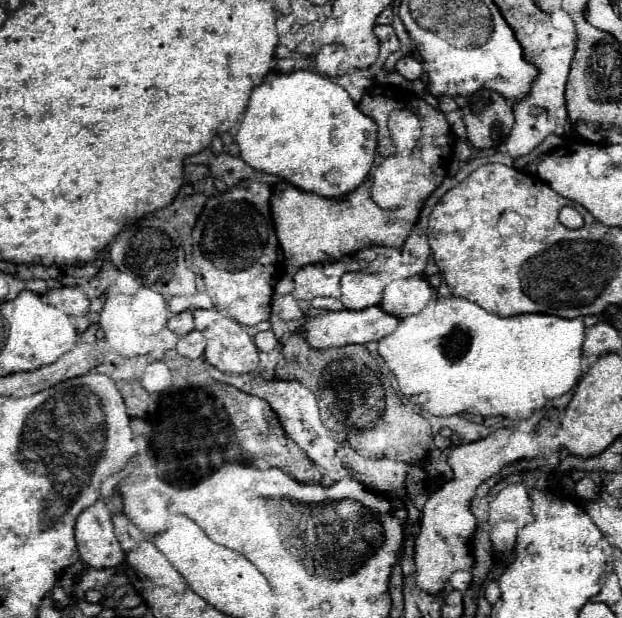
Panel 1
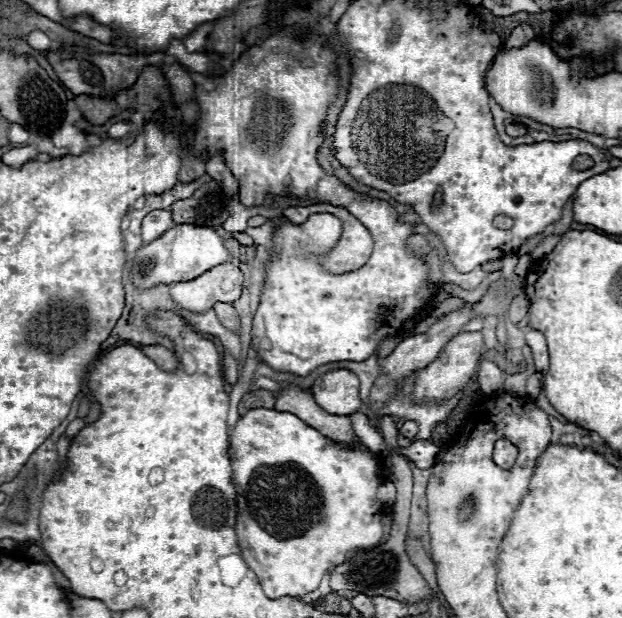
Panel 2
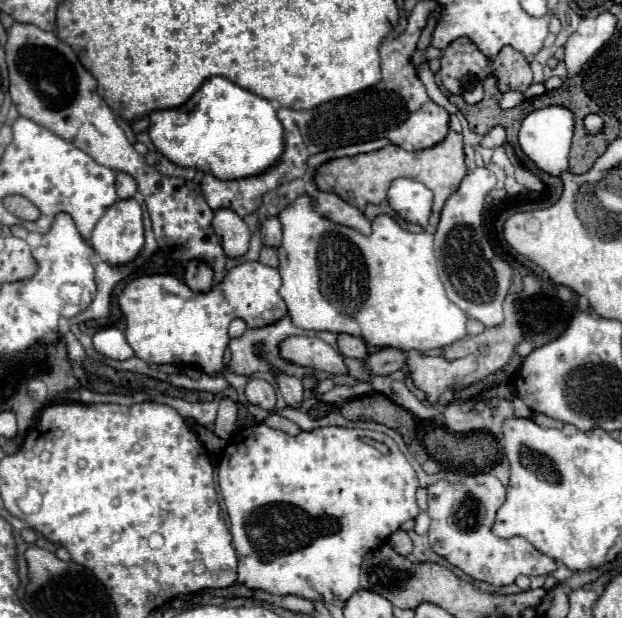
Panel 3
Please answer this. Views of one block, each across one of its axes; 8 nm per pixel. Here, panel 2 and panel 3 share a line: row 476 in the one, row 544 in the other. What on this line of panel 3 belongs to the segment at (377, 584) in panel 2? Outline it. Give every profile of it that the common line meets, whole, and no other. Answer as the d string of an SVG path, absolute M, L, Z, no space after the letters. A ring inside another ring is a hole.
M402 530L394 532L394 534L388 538L388 544L390 544L398 554L408 556L408 554L412 552L412 540L410 540L410 536L408 536L406 532L402 532Z

